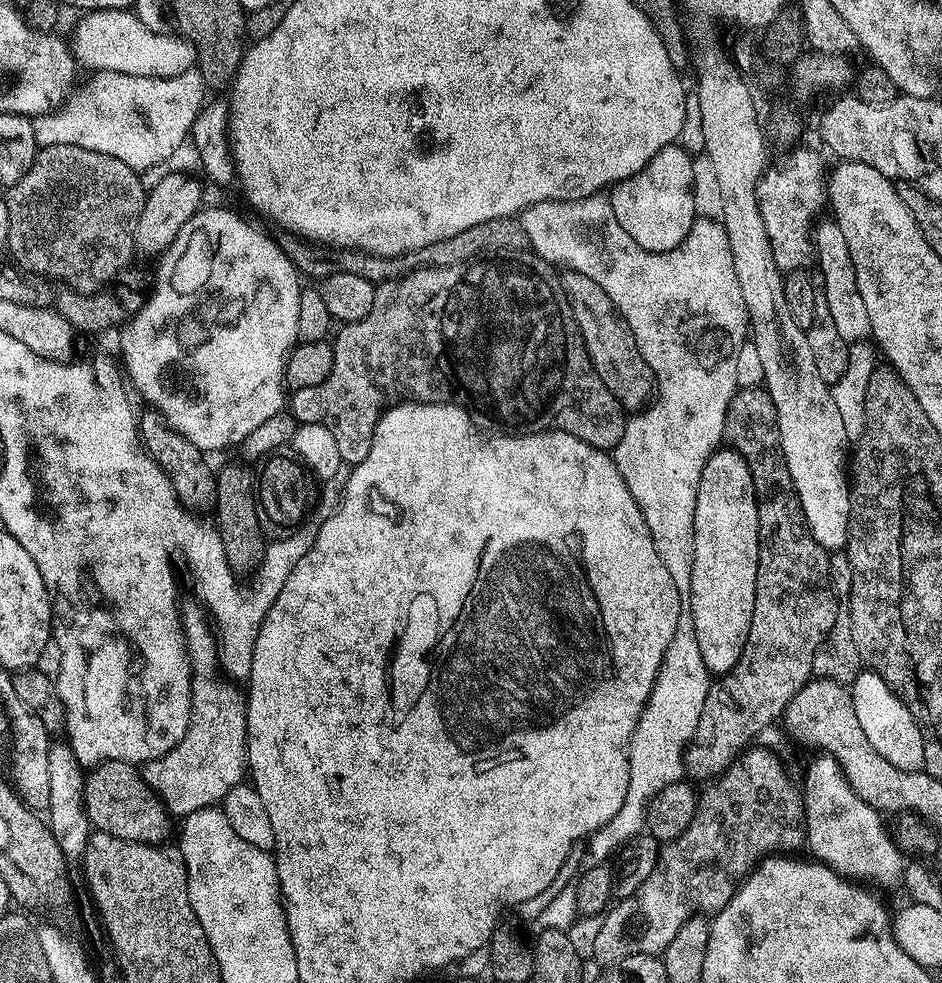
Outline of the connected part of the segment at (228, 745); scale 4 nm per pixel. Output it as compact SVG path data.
M197 675L192 682L190 713L192 714L191 721L187 723L188 733L181 737L180 744L158 760L143 761L138 772L144 783L158 797L160 804L177 818L189 816L199 808L219 805L227 792L245 779L248 763L248 713L245 697L241 693L239 696L234 689L212 676Z

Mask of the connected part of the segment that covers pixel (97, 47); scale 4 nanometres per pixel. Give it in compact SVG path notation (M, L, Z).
M111 8L102 12L88 12L85 20L76 24L76 33L70 36L70 42L76 58L84 65L94 69L97 73L117 72L118 74L134 74L135 76L157 76L170 78L182 74L186 70L196 68L196 47L183 35L164 36L150 30L139 18L135 11Z

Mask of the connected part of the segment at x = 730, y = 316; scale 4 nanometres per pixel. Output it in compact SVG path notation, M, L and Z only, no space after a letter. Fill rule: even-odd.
M604 194L587 196L581 200L540 202L519 213L518 227L524 234L527 247L535 255L553 266L563 266L578 274L586 274L586 278L598 282L598 286L610 294L610 302L614 302L620 317L626 326L630 326L630 334L634 334L634 342L646 366L650 366L654 381L654 403L627 417L622 442L611 449L610 455L618 466L618 474L622 474L622 482L626 482L626 490L630 490L638 502L642 518L646 518L646 526L650 526L654 550L658 550L662 566L666 566L670 579L678 589L678 602L684 620L678 620L674 638L670 638L670 646L666 646L658 678L628 743L630 782L626 786L622 808L618 814L614 814L614 818L610 818L610 822L606 822L606 826L593 832L587 841L587 859L592 864L603 864L611 861L612 855L615 857L625 845L645 831L652 799L666 790L666 786L679 784L685 779L684 754L698 730L696 716L702 718L700 704L706 703L708 693L704 689L704 676L709 671L706 664L700 664L702 650L694 635L694 616L688 616L690 574L694 574L694 502L698 498L702 470L724 440L726 410L738 391L738 350L742 350L749 339L750 325L746 302L742 302L742 290L734 274L730 242L719 219L693 220L683 242L669 252L642 250L642 246L638 246L634 238L622 230L618 218L614 218L611 199Z

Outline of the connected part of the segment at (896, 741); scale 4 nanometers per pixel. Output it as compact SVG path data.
M862 670L852 681L850 691L858 723L868 739L878 742L881 756L907 772L921 771L924 766L924 733L891 686L878 672Z

